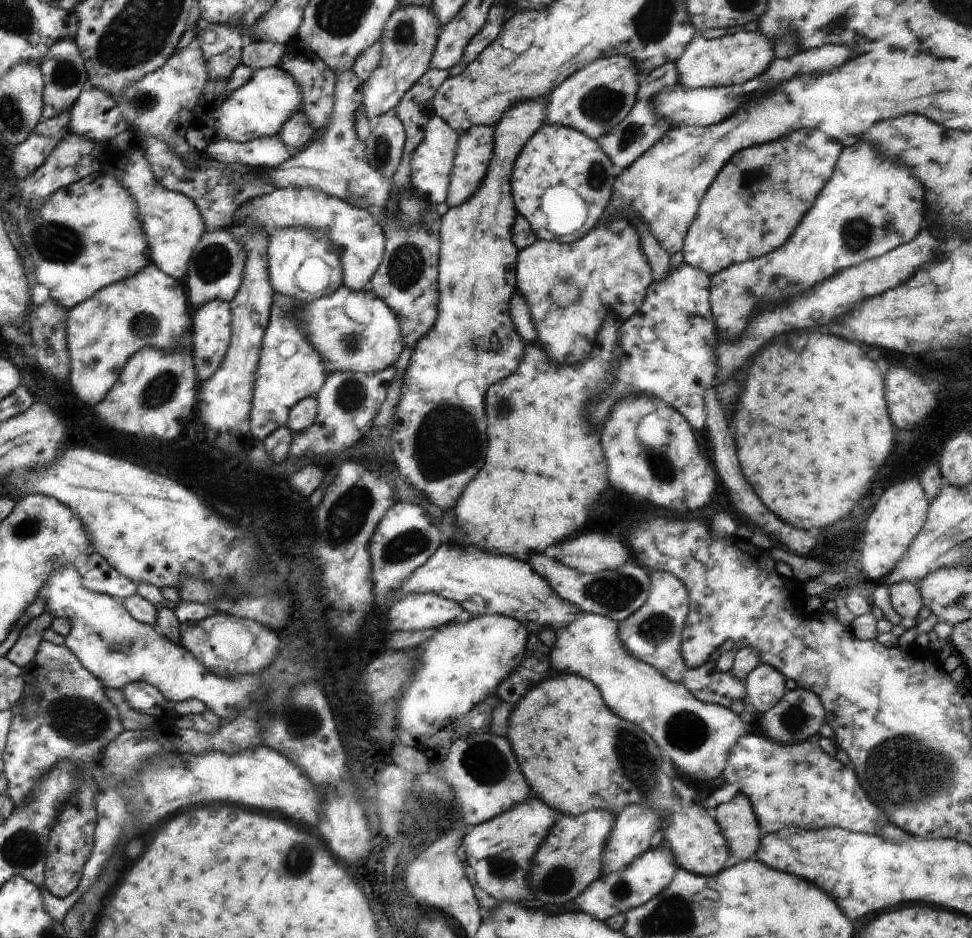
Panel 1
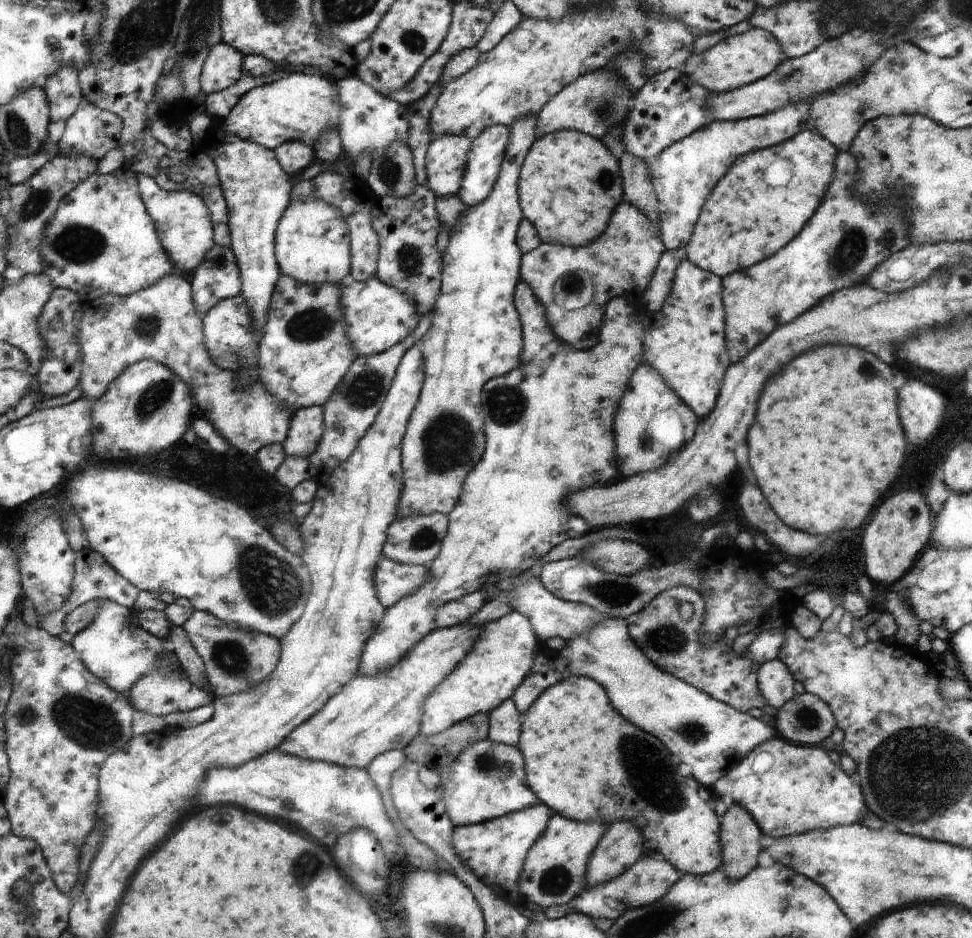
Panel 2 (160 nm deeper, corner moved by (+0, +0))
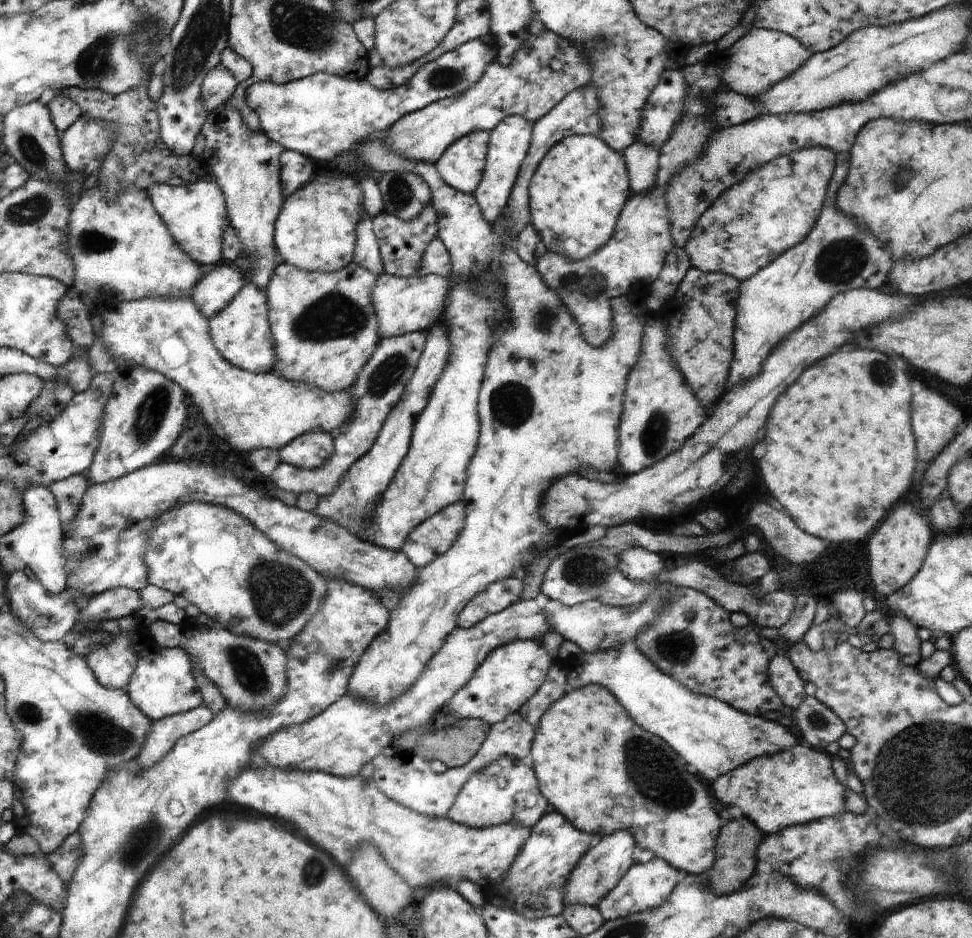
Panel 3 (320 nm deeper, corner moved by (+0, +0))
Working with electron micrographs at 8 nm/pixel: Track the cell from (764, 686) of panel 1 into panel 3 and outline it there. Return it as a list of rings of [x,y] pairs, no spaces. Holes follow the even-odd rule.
[[[779,652],[770,659],[768,678],[784,706],[795,710],[808,697],[804,692],[805,682],[786,654]]]

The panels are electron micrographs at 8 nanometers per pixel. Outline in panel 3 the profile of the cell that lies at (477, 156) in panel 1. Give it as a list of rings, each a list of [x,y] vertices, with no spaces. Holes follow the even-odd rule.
[[[508,116],[491,131],[490,151],[487,153],[486,170],[479,187],[473,193],[483,216],[488,222],[496,222],[503,217],[507,204],[510,202],[511,193],[518,182],[519,171],[523,161],[527,159],[531,149],[534,125],[524,116]]]

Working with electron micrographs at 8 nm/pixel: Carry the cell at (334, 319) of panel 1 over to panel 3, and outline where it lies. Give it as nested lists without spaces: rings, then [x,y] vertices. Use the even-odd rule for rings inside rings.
[[[386,272],[380,274],[372,292],[376,316],[379,317],[380,336],[385,339],[432,328],[438,319],[442,319],[450,293],[450,277],[424,274],[406,278],[390,276]]]

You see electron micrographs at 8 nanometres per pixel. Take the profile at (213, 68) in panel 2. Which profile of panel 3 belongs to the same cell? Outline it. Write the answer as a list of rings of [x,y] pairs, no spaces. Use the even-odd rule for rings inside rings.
[[[219,63],[214,66],[204,76],[201,85],[201,100],[206,112],[210,113],[216,108],[223,107],[231,99],[238,84],[239,81],[226,65]]]

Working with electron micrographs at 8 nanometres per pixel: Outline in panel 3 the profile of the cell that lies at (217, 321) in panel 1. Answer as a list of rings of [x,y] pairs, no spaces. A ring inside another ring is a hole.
[[[247,284],[243,291],[210,320],[211,340],[224,360],[252,373],[271,373],[278,363],[274,334],[271,333],[270,302],[266,290]]]

